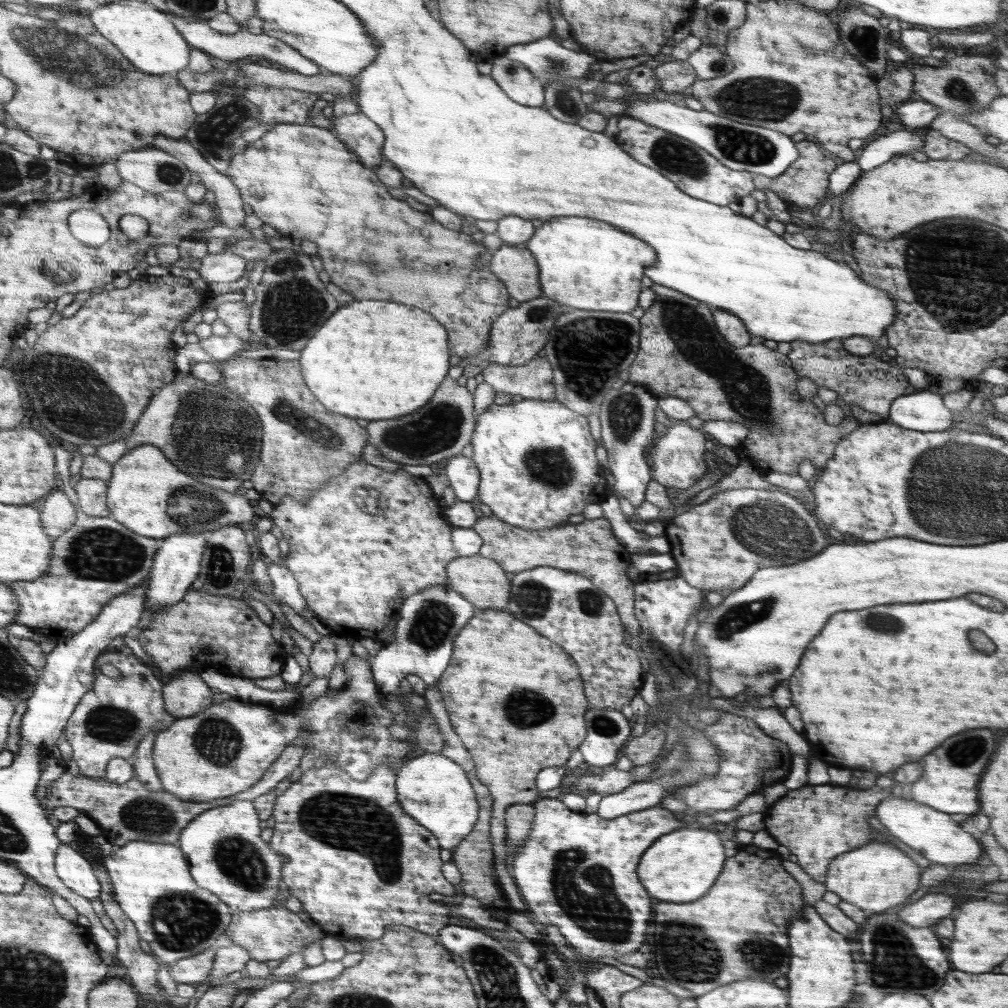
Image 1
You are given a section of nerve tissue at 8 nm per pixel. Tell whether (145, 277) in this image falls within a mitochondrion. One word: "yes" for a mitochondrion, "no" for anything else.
no

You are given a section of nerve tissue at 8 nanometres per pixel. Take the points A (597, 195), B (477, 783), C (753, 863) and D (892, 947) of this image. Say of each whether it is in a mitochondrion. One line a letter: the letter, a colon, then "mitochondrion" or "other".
A: other
B: other
C: other
D: mitochondrion

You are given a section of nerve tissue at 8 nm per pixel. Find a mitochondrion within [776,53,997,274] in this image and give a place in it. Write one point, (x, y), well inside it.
(958, 89)

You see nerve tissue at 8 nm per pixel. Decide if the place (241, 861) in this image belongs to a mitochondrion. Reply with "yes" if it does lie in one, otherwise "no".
yes

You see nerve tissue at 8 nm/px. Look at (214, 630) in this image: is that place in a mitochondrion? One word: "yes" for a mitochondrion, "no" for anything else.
no

